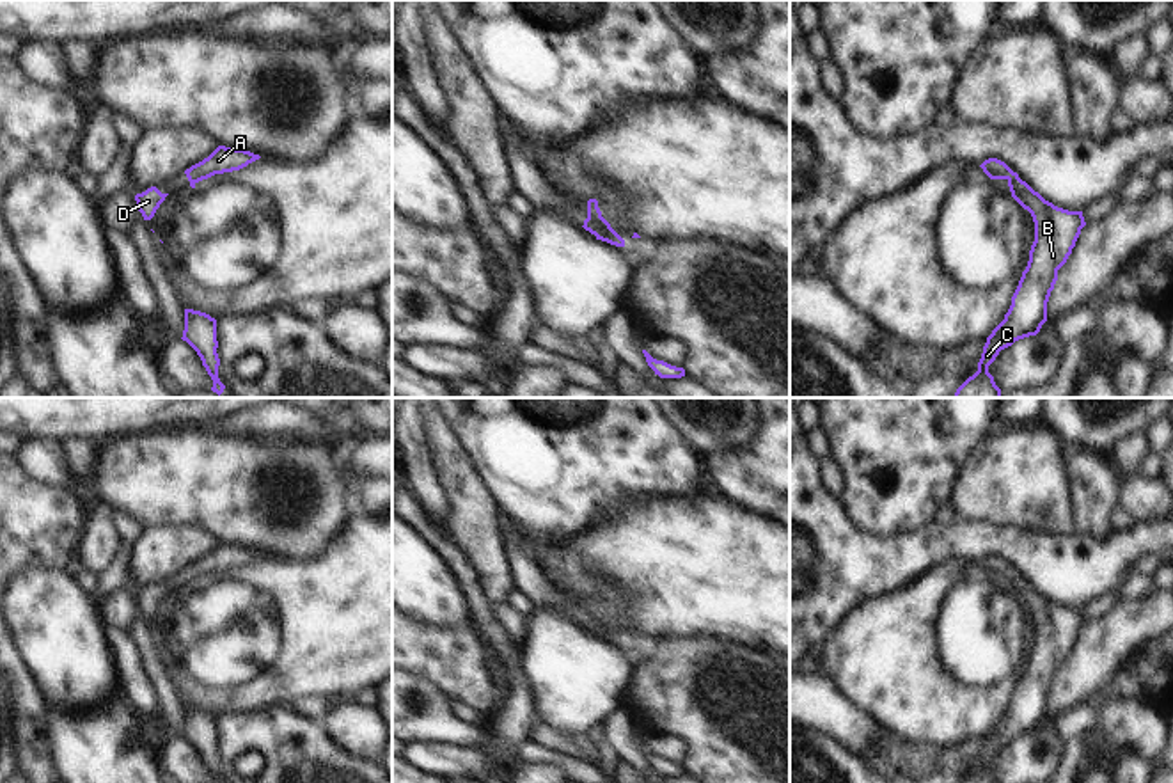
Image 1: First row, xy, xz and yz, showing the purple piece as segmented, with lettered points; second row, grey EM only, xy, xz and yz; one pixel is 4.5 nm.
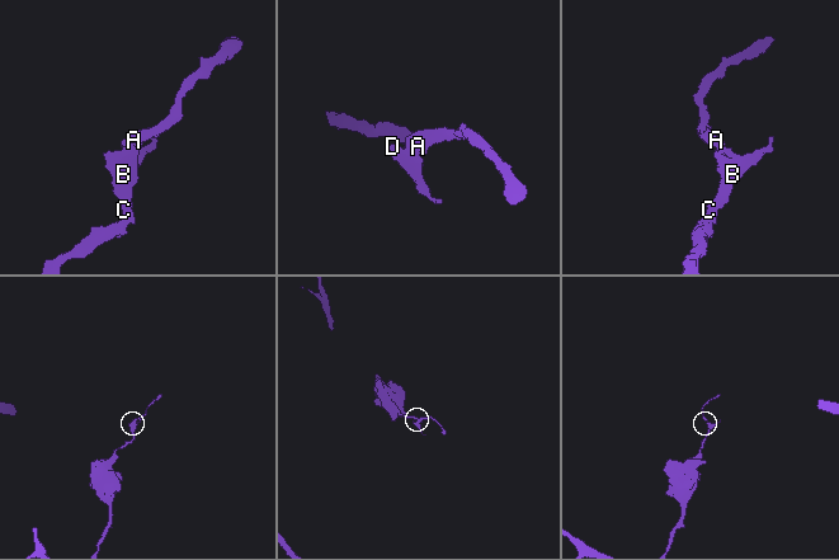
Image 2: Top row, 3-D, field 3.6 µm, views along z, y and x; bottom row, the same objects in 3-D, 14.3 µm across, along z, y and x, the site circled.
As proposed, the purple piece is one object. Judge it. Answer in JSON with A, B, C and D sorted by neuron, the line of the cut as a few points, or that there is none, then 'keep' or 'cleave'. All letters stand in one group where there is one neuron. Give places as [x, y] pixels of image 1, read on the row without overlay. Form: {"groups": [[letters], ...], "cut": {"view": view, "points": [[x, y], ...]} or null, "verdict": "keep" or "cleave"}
{"groups": [["A", "B", "C", "D"]], "cut": null, "verdict": "keep"}

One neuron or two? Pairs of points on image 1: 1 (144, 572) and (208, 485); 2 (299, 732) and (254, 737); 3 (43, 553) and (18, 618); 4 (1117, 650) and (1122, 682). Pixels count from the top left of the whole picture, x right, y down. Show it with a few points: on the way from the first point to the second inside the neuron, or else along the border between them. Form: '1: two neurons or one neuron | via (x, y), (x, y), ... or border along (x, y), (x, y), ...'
1: two neurons | border along (142, 528), (203, 528), (215, 540)
2: one neuron | via (288, 734), (265, 734)
3: two neurons | border along (62, 569), (27, 567), (18, 574)
4: two neurons | border along (1138, 654), (1094, 702)

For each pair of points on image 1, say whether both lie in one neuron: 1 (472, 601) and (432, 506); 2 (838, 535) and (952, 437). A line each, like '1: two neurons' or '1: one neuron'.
1: two neurons
2: two neurons

